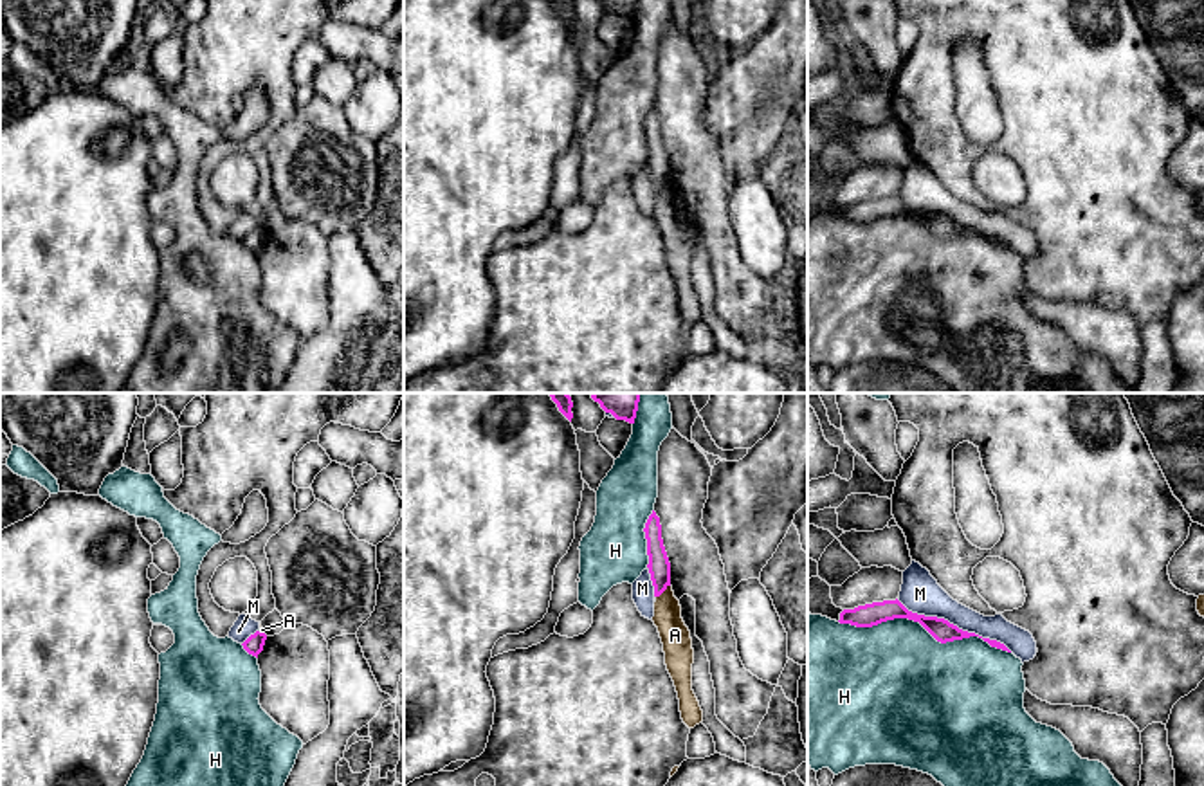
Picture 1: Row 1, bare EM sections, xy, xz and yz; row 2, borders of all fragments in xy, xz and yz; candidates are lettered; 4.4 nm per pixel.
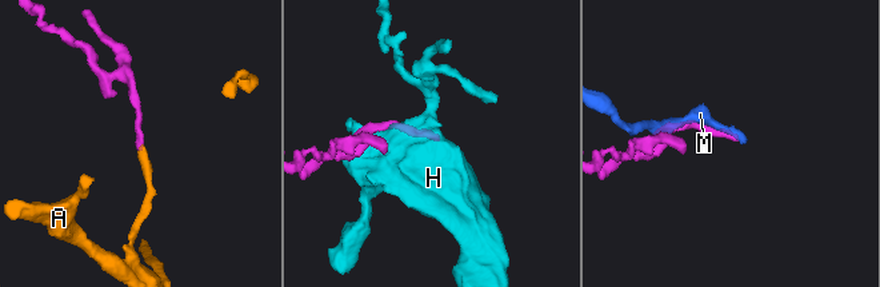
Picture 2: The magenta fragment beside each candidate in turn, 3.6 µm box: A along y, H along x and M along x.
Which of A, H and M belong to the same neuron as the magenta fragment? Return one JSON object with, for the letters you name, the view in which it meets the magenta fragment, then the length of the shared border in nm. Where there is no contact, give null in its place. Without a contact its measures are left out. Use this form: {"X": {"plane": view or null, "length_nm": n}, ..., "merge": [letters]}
{"merge": []}

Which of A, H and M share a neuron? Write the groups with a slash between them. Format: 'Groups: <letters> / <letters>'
Groups: A / H / M

